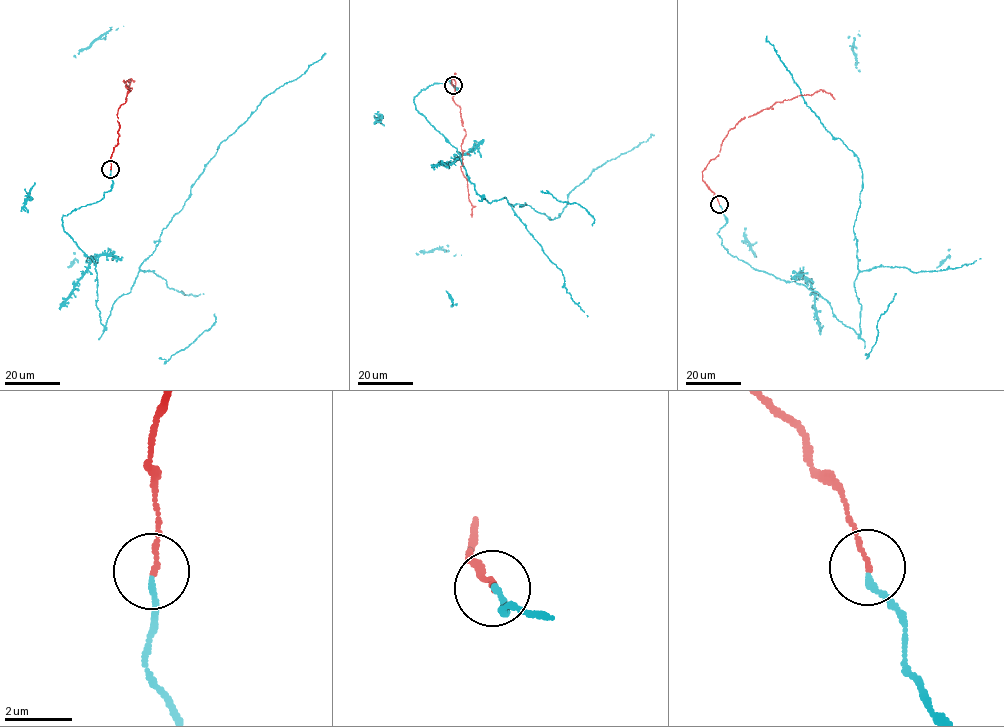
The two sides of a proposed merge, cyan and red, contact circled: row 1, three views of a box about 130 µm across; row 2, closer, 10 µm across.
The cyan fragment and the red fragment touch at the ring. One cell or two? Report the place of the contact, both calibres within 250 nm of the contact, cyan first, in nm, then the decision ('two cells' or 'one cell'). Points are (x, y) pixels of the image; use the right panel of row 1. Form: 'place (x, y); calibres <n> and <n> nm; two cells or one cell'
place (719, 204); calibres 160 and 140 nm; one cell

